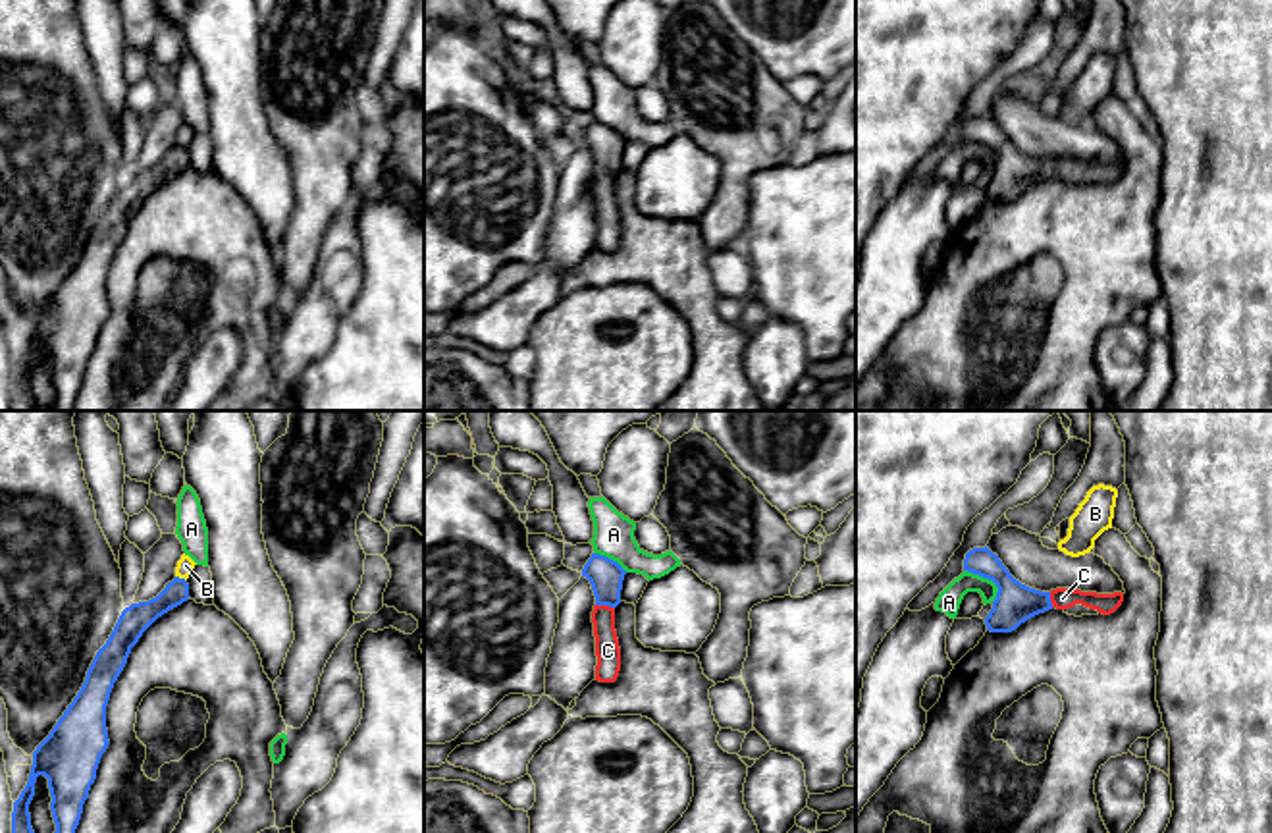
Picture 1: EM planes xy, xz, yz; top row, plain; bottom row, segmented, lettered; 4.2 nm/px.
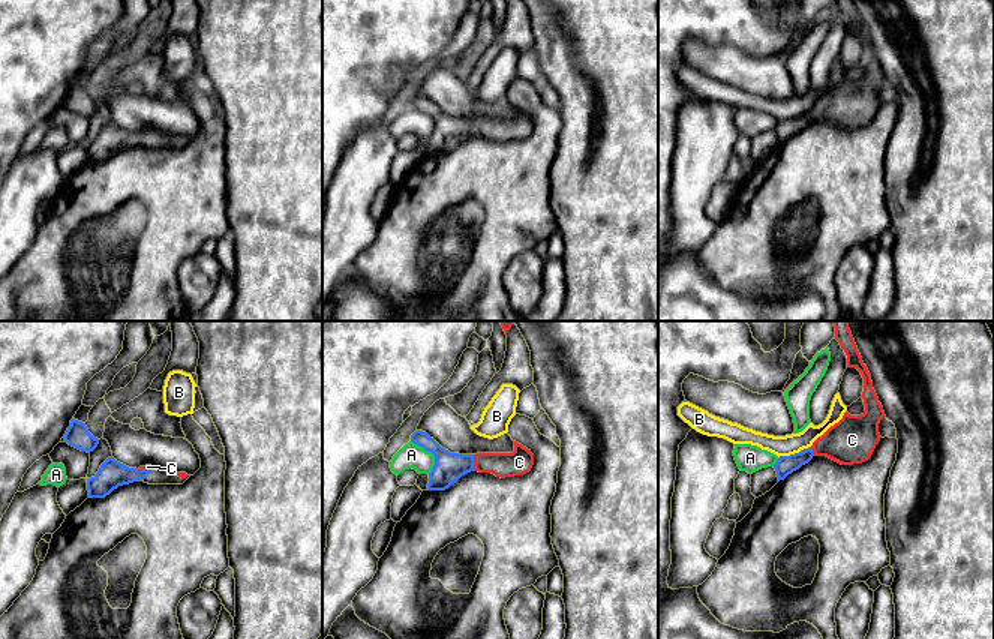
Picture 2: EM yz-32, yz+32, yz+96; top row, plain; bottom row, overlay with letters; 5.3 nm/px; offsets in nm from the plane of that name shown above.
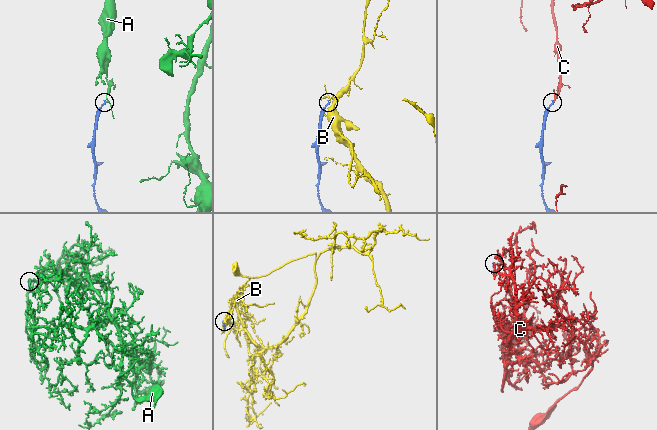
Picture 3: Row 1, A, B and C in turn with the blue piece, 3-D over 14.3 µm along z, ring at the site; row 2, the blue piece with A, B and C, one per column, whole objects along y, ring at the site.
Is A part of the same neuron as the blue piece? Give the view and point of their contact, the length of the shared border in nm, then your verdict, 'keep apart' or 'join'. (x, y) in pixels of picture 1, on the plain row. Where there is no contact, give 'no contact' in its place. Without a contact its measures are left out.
yz (989, 147) | 190 nm | keep apart

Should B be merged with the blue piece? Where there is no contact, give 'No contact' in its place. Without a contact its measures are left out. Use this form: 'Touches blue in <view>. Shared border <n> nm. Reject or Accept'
Touches blue in xy. Shared border 50 nm. Reject

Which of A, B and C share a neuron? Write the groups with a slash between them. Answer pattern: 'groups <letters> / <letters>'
groups A / B / C

